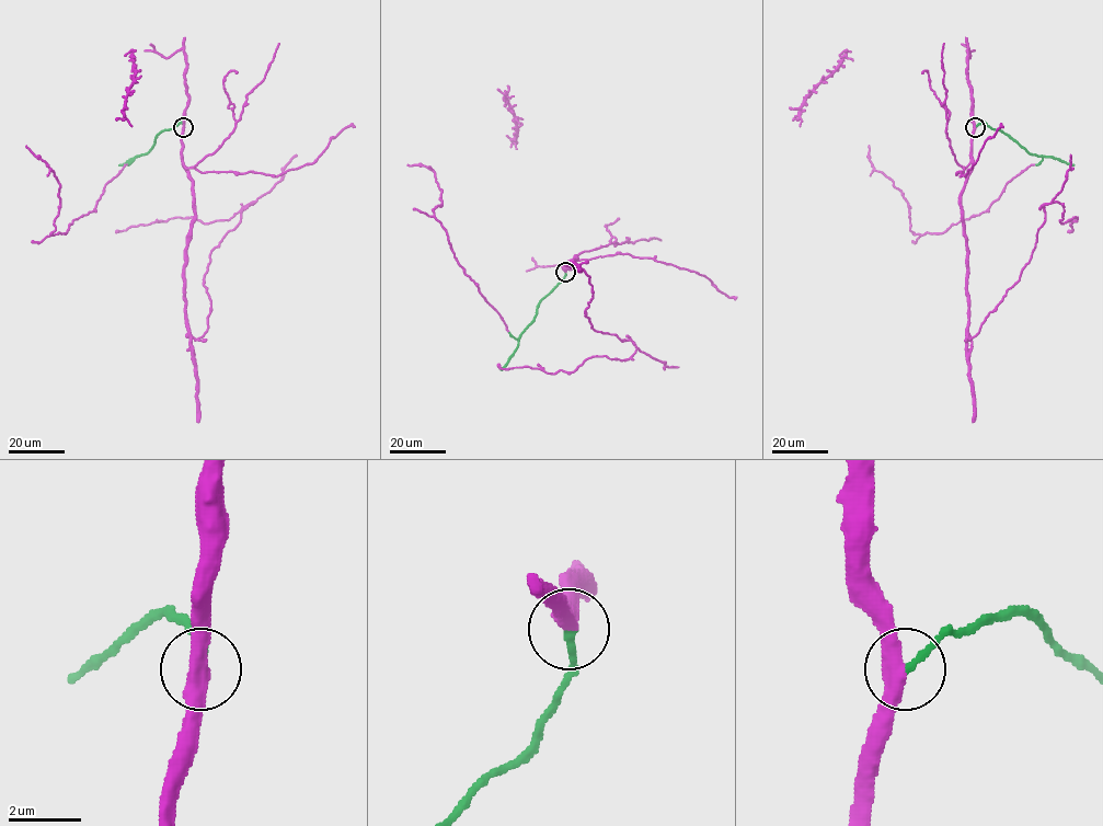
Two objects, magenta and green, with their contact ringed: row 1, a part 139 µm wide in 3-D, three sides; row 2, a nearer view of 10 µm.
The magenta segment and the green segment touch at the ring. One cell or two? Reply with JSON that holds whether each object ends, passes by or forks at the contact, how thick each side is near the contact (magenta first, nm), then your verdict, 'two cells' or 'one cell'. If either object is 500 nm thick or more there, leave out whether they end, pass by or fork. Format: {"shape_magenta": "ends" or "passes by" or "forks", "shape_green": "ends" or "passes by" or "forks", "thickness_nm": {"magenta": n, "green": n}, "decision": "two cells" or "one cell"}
{"shape_magenta": "passes by", "shape_green": "ends", "thickness_nm": {"magenta": 440, "green": 200}, "decision": "one cell"}

